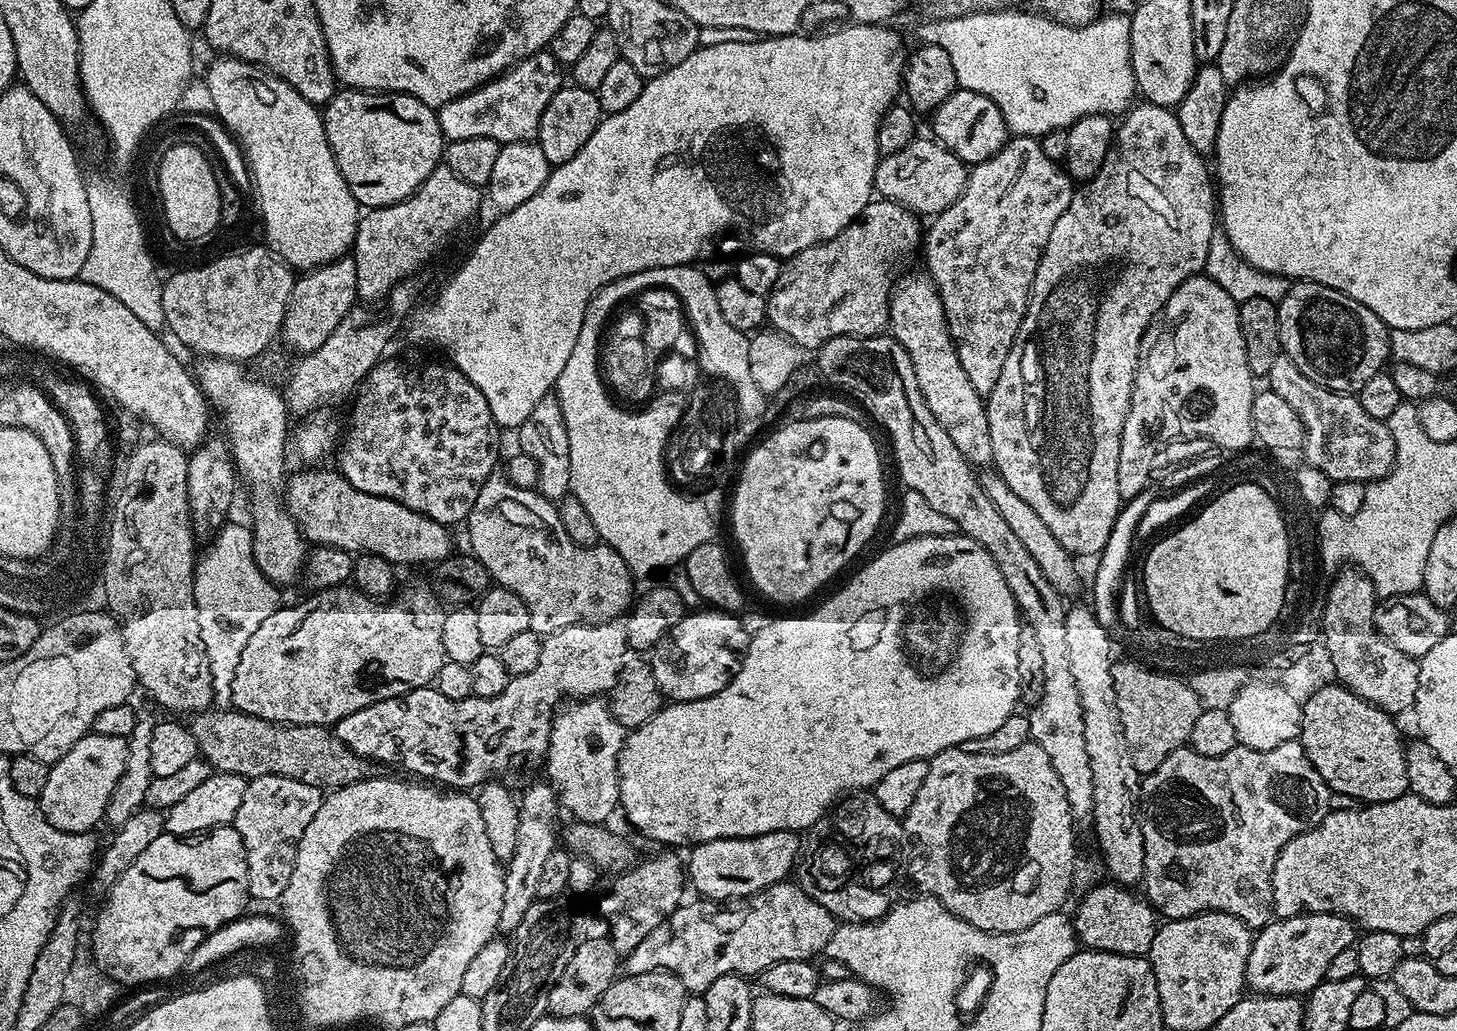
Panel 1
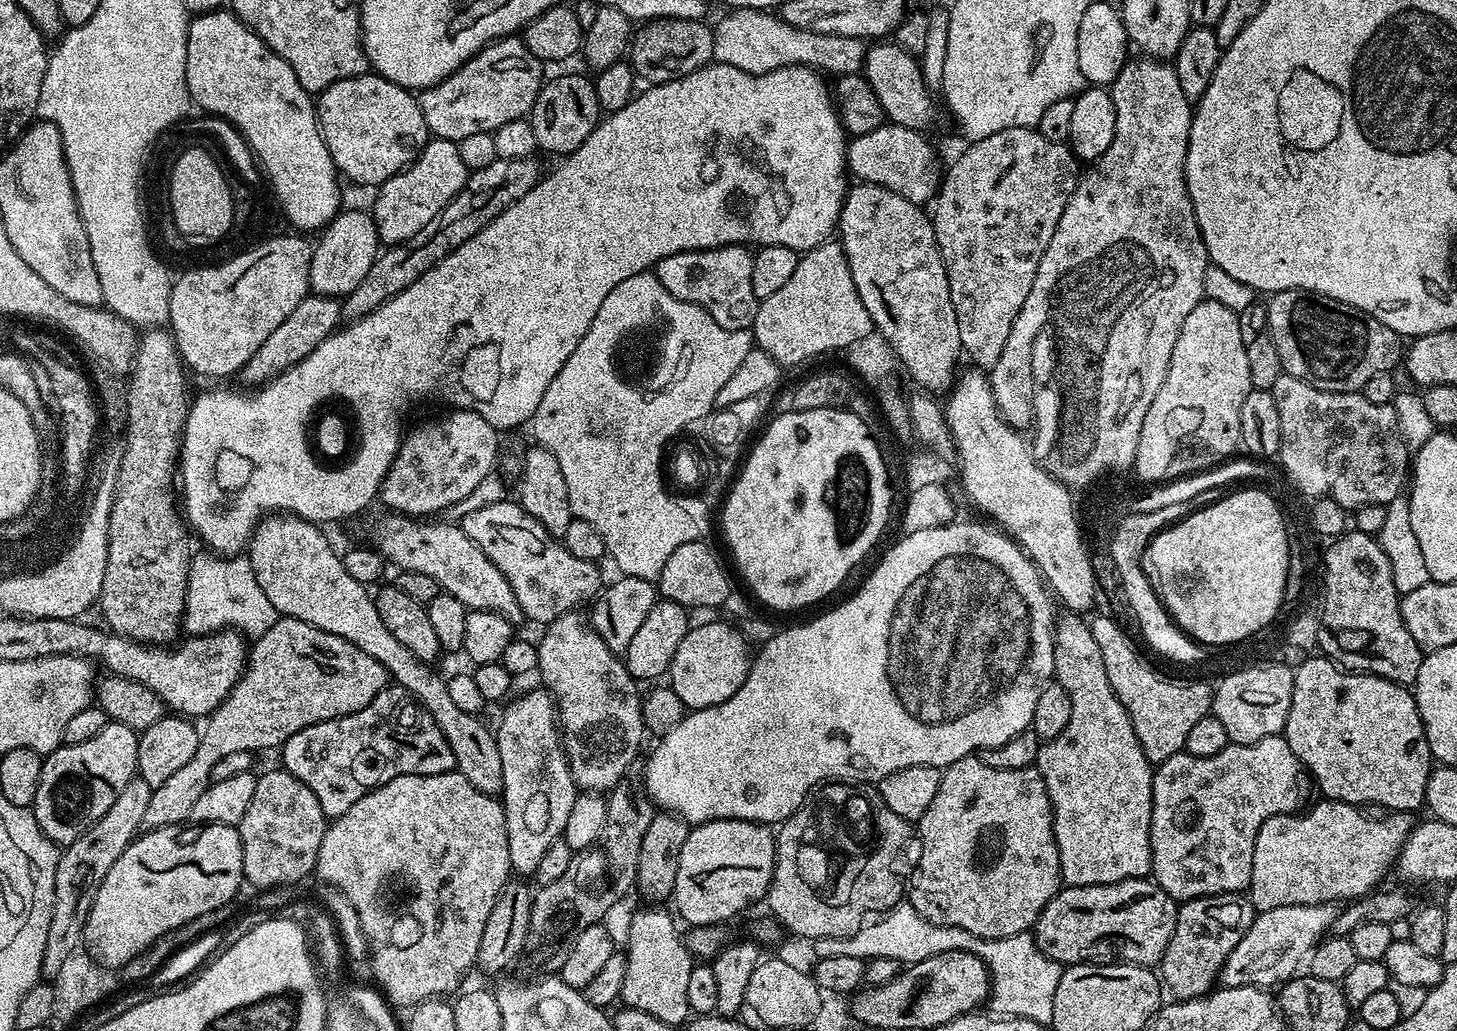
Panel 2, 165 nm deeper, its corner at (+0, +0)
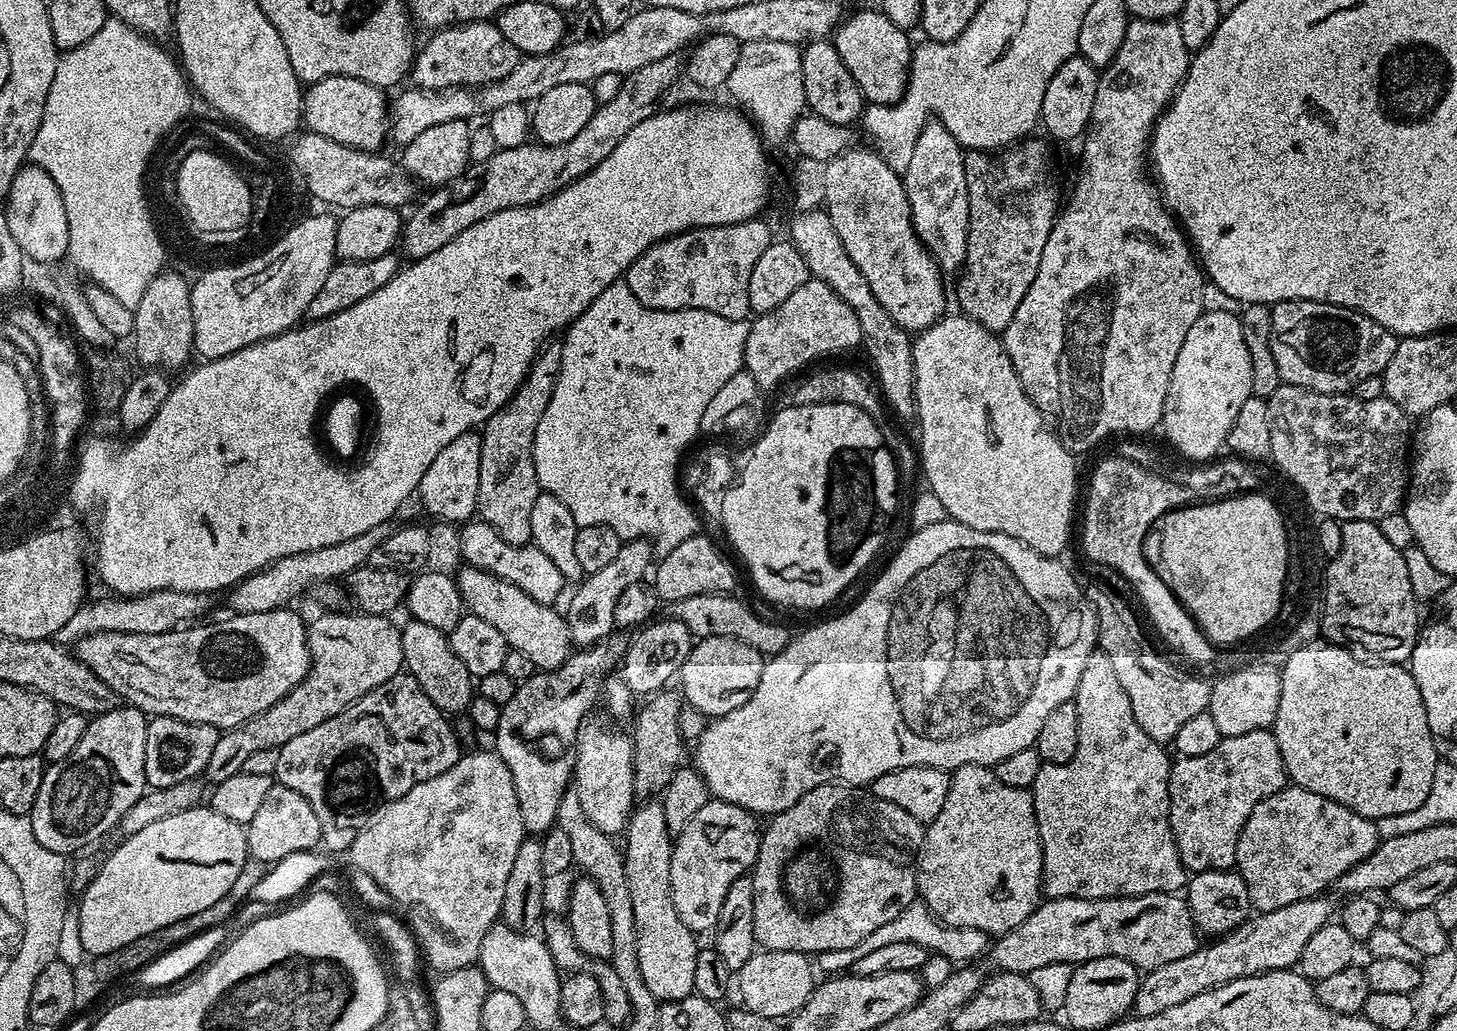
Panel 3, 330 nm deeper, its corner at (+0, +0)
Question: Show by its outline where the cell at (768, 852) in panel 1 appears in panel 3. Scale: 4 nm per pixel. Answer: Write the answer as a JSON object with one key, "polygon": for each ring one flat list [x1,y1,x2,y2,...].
{"polygon":[[710,798,690,822,675,837,670,862,670,886,674,898,674,910,694,934,711,933,716,927,722,901,730,886,738,878,749,875,756,867,762,824,753,813,742,806,725,800]]}

